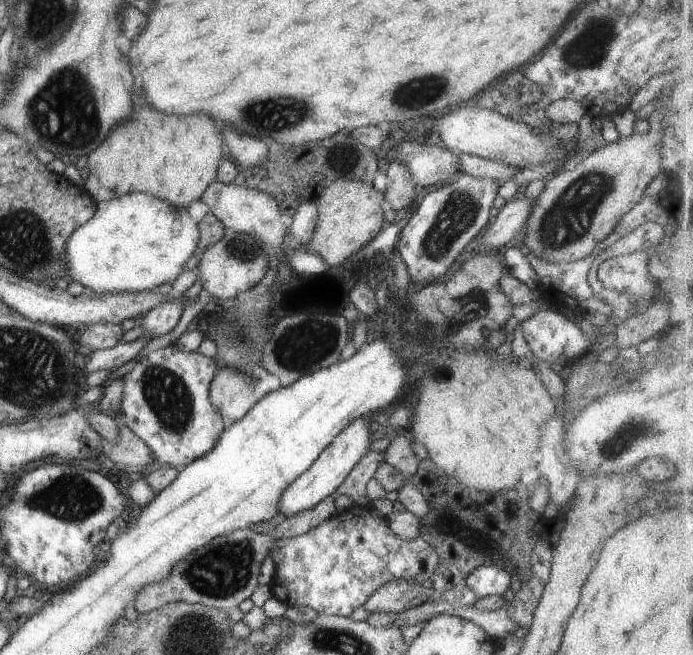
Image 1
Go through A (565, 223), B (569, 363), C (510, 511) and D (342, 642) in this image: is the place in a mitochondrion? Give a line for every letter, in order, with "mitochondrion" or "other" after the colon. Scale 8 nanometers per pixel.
A: mitochondrion
B: other
C: other
D: mitochondrion

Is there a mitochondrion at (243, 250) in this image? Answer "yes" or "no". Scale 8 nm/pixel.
yes

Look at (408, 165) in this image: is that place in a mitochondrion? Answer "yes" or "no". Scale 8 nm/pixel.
no

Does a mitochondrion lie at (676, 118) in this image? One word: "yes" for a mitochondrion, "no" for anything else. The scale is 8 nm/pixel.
no

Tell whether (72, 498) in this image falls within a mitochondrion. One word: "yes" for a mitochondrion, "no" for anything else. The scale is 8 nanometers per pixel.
yes

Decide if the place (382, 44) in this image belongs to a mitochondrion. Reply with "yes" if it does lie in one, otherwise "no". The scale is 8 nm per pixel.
no

